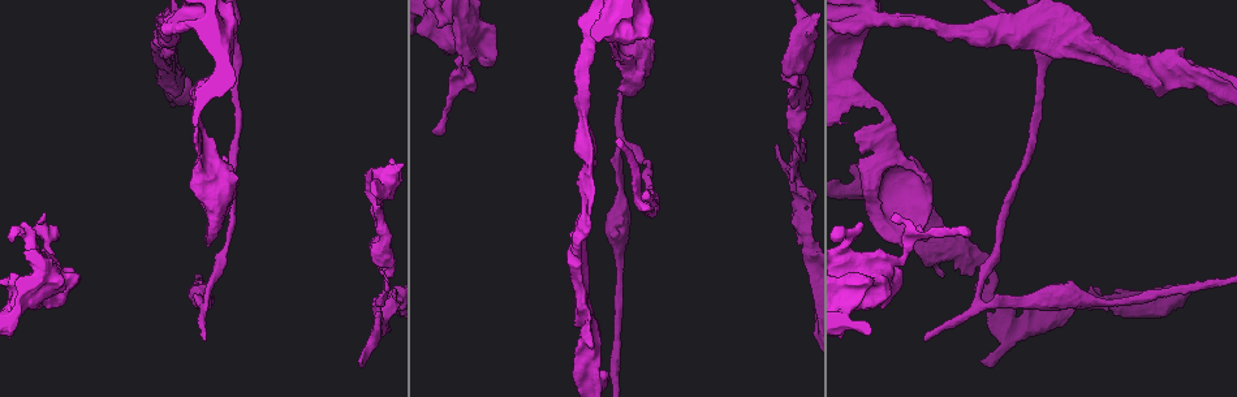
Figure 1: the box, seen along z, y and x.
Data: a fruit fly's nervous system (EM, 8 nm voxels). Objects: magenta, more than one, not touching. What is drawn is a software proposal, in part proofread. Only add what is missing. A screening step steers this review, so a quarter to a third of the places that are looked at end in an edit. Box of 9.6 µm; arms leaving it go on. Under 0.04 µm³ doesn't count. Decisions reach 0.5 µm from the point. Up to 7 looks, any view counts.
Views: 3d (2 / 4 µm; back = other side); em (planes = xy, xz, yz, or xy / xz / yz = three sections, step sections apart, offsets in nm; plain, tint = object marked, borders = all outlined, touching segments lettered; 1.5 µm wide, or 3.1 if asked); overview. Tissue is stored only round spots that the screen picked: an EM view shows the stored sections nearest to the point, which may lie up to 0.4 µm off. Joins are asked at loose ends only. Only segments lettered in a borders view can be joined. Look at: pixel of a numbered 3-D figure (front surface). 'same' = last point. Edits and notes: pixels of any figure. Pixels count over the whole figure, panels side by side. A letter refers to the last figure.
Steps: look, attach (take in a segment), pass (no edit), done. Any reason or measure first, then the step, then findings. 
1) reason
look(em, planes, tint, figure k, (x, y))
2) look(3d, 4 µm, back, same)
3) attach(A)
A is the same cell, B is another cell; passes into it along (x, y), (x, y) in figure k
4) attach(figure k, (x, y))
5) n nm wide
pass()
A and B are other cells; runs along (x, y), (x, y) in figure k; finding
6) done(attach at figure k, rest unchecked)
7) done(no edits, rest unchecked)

free end
look(em, xz, step 4, tint, figure 1, (374, 218))

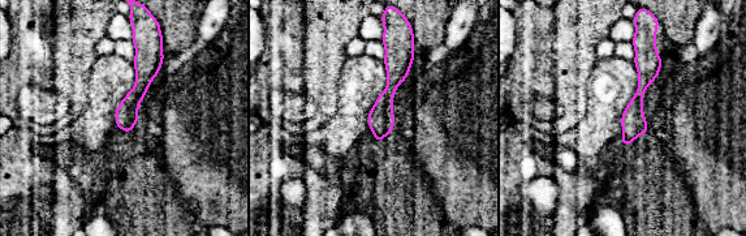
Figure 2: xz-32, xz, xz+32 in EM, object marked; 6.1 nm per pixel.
look(em, planes, borders, same)

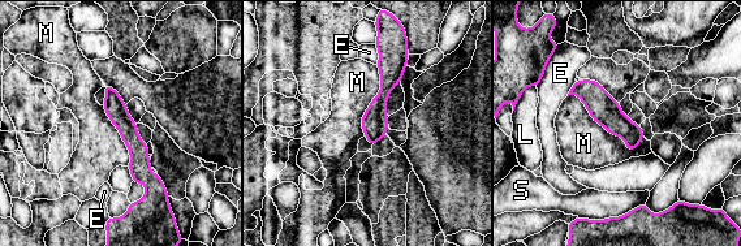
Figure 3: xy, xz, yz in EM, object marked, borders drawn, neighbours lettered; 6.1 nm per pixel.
pass()
E, L, M and S are other cells; runs along (107, 89), (156, 191) in figure 3; none of them fits

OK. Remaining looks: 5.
an open end
look(em, yz, step 8, borders, figure 1, (360, 362))

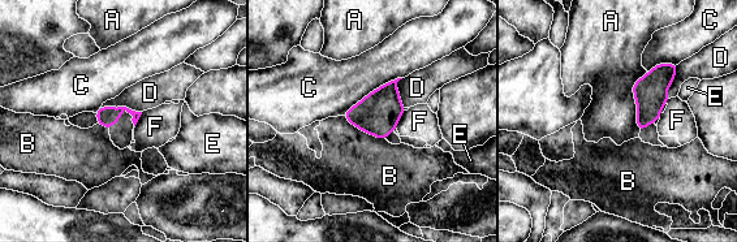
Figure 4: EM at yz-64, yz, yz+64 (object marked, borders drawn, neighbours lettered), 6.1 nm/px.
pass()
A, B, C, D, E and F are other cells; border along (647, 72), (632, 86), (639, 132) in figure 4; no lettered segment goes on from it

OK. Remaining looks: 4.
an open end
look(3d, 4 µm, back, figure 1, (206, 339))

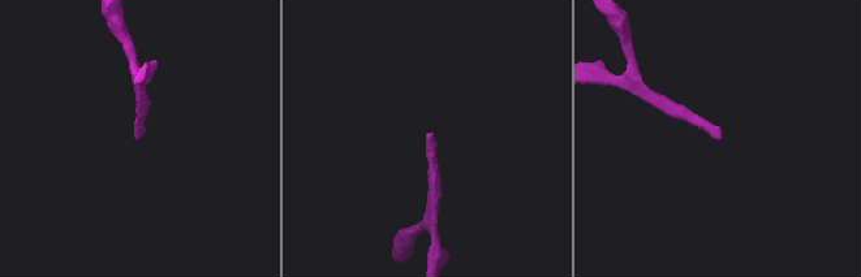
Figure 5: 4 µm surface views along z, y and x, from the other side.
look(em, xz, step 4, plain, figure 5, (137, 137))

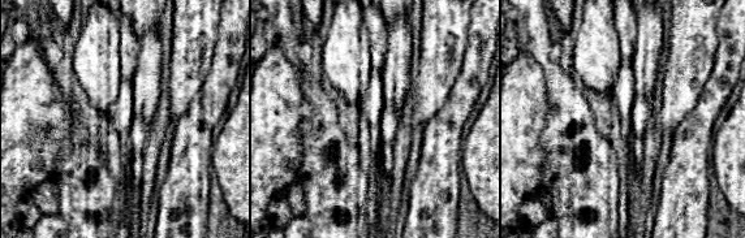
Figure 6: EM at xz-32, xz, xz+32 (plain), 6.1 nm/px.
look(em, xz, step 4, borders, same)

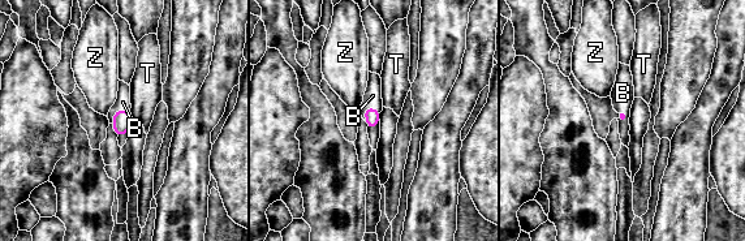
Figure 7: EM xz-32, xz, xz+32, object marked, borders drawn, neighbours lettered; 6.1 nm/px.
attach(B)
B is the same cell, T and Z are other cells; passes into it along (621, 115), (627, 115), (623, 93) in figure 7; the cell continues

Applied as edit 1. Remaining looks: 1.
done(attach at figure 7, rest unchecked)

